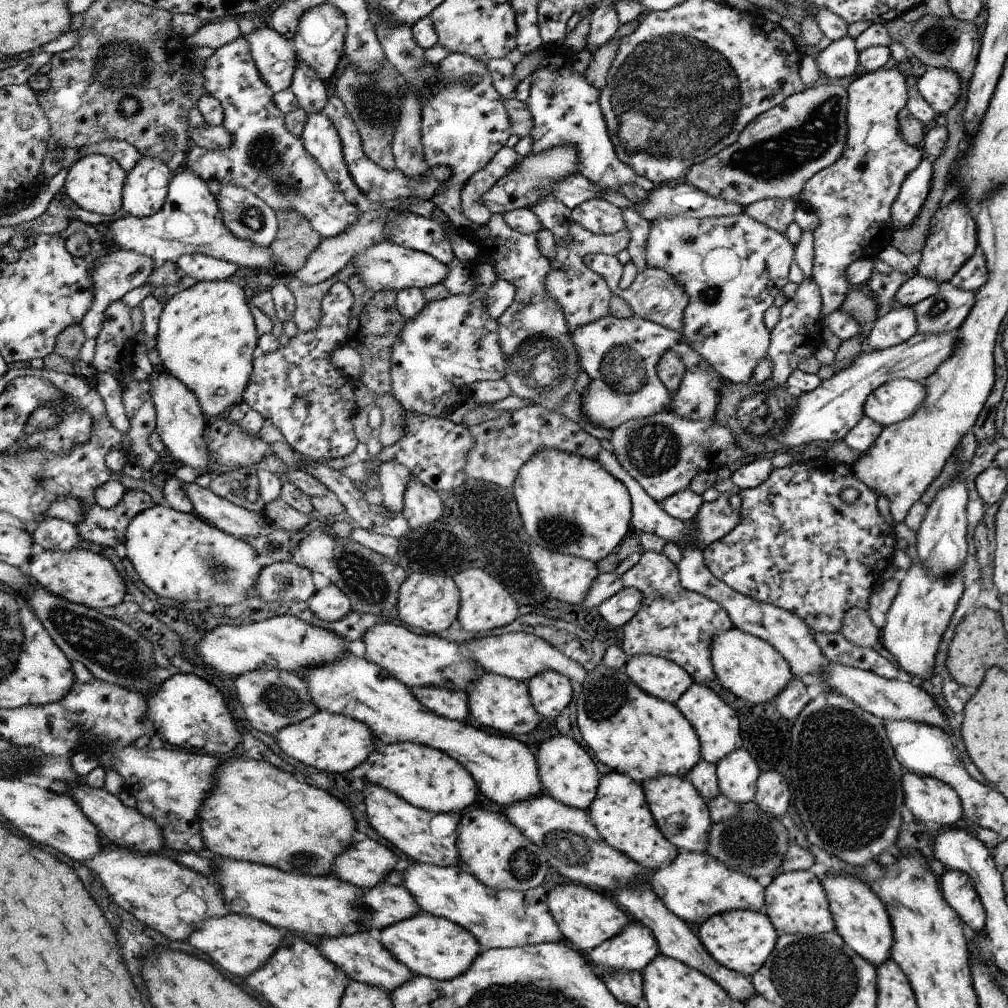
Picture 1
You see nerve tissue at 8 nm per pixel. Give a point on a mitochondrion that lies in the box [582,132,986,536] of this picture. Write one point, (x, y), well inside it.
(653, 448)

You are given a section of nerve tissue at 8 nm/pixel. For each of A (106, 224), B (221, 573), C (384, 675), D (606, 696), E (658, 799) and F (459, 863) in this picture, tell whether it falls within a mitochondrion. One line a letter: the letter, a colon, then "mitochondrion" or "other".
A: other
B: mitochondrion
C: other
D: mitochondrion
E: other
F: other

